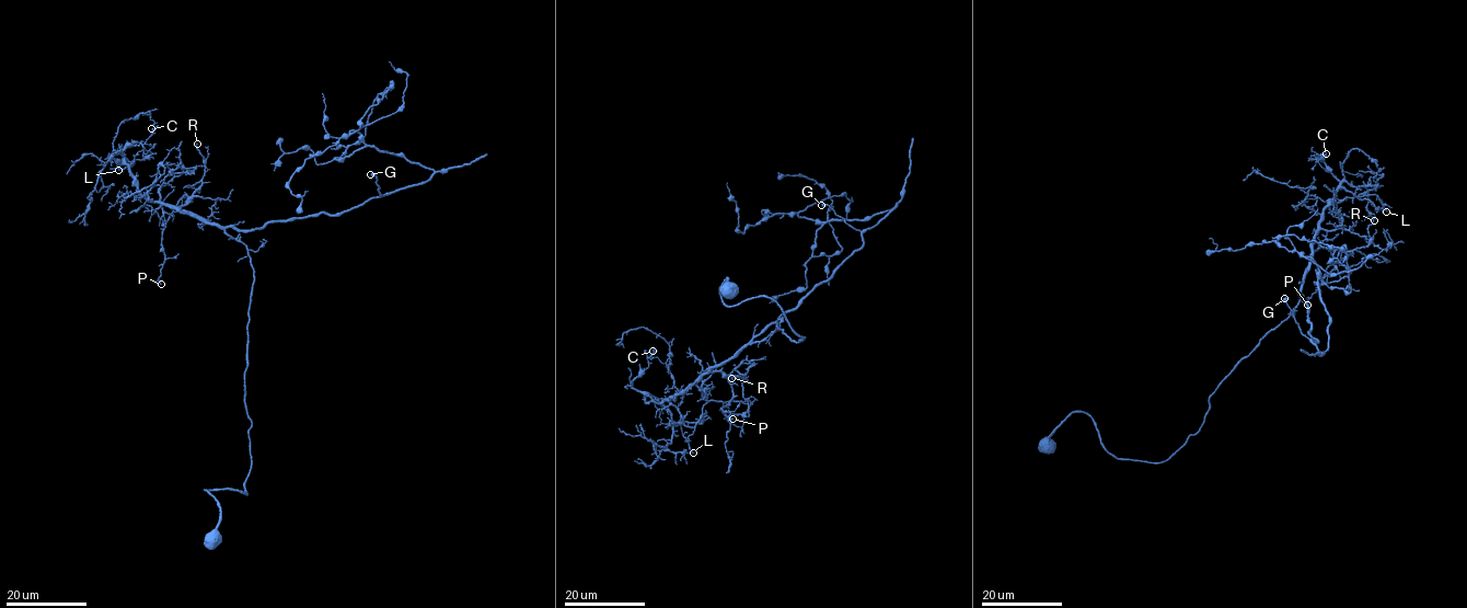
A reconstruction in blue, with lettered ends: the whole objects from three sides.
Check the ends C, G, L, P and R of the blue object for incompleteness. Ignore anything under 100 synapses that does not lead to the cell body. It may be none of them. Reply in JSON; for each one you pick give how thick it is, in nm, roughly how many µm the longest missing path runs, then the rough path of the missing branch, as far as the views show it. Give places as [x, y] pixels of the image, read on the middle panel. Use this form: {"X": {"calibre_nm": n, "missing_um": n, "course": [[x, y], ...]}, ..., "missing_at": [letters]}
{"missing_at": []}

